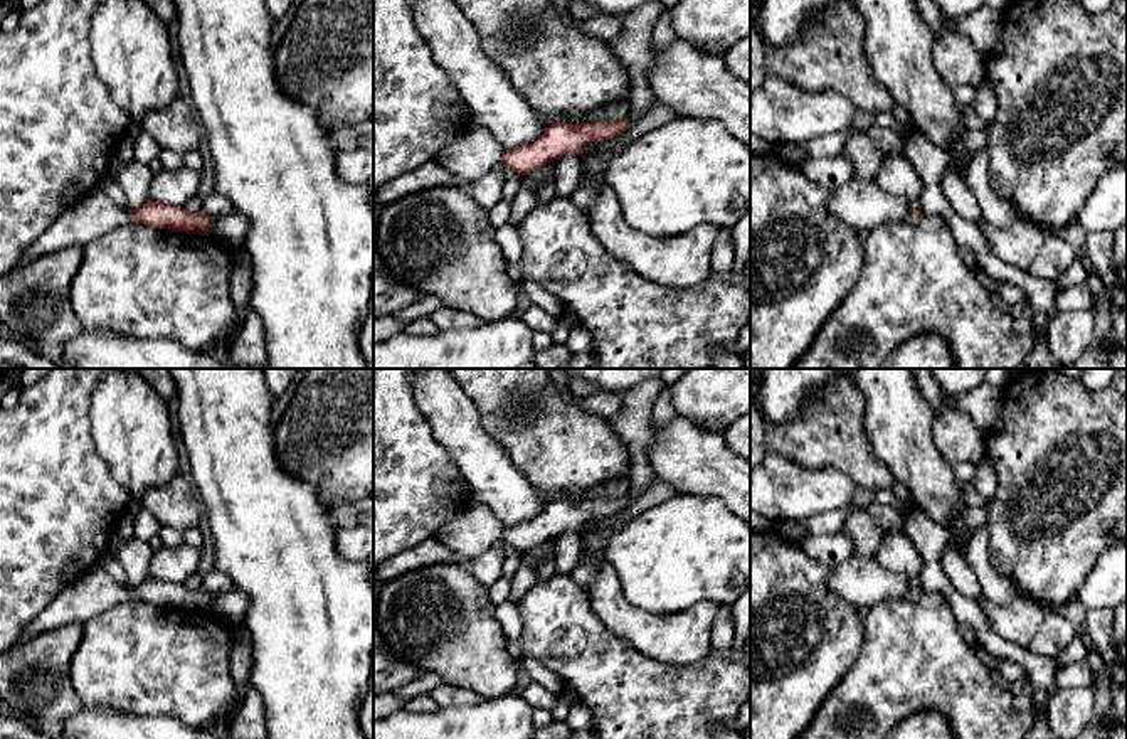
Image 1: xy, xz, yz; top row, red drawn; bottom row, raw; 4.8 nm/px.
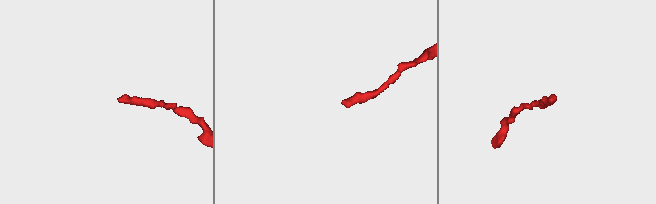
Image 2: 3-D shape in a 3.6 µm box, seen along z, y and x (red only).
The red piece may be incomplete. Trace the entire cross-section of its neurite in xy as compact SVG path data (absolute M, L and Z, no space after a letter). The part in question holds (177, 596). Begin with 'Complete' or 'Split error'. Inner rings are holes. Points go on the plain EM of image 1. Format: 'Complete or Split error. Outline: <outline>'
Split error. Outline: M99 564L82 572L66 591L59 593L54 601L25 626L19 643L71 623L84 625L111 606L130 599L198 613L209 613L214 606L212 594L202 587L192 591L183 584L172 584L153 577L146 577L138 586L126 587Z

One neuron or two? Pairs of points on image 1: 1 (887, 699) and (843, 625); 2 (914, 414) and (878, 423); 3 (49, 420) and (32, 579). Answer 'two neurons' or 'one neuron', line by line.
1: two neurons
2: one neuron
3: one neuron

